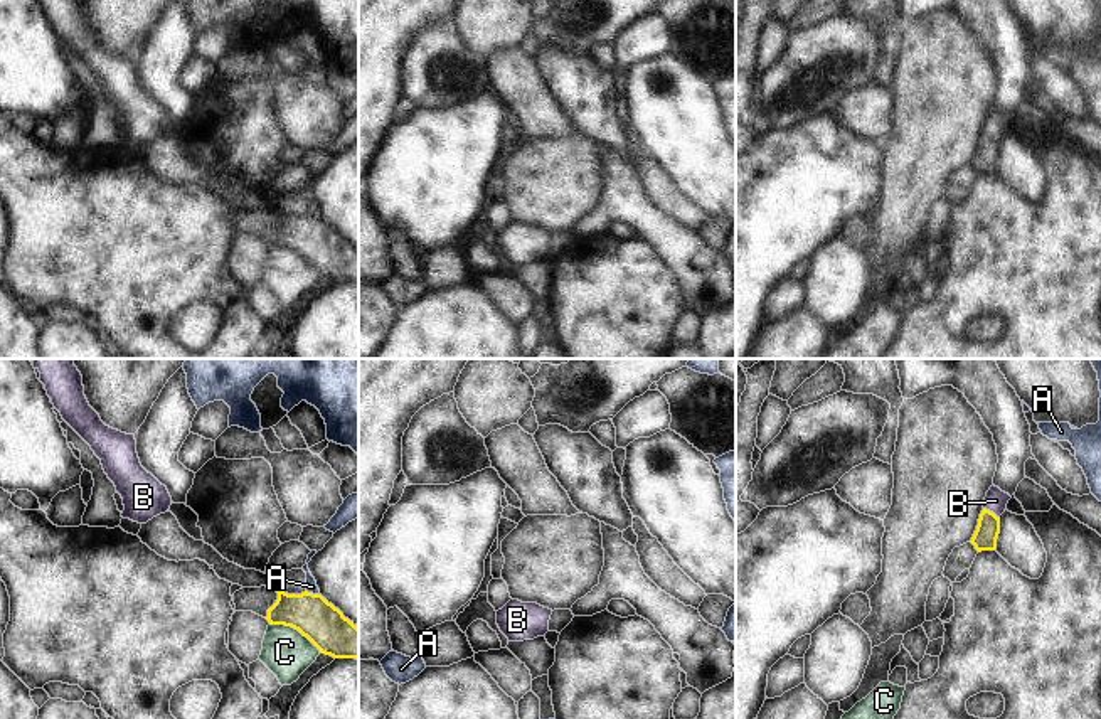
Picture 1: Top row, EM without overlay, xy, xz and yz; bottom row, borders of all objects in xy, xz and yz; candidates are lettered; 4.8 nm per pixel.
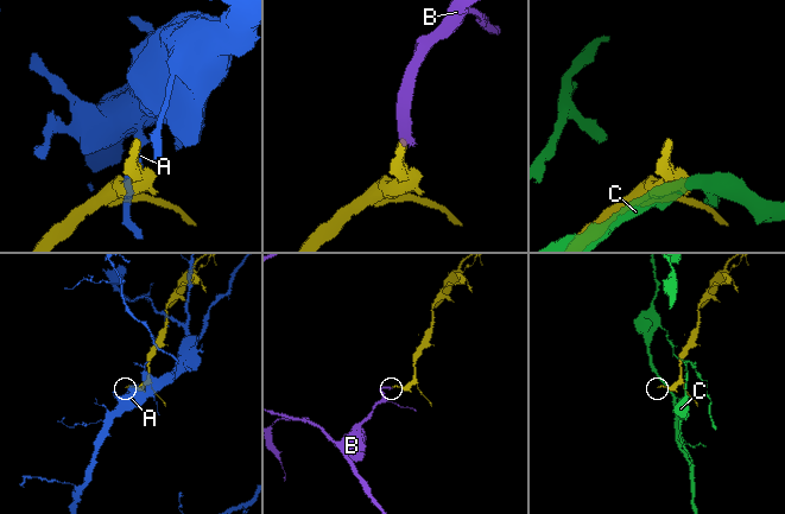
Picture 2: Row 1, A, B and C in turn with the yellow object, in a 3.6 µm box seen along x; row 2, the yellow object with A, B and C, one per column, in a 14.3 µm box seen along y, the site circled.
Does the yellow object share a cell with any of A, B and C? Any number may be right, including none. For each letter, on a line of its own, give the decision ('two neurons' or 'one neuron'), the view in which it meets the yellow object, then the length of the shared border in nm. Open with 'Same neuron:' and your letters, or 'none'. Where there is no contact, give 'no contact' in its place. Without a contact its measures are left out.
Same neuron: B
A: two neurons; meets yellow in xy; contact 70 nm long
B: one neuron; meets yellow in yz; contact 90 nm long
C: two neurons; meets yellow in xy; contact 280 nm long

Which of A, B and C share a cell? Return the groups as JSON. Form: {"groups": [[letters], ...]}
{"groups": [["A"], ["B"], ["C"]]}

